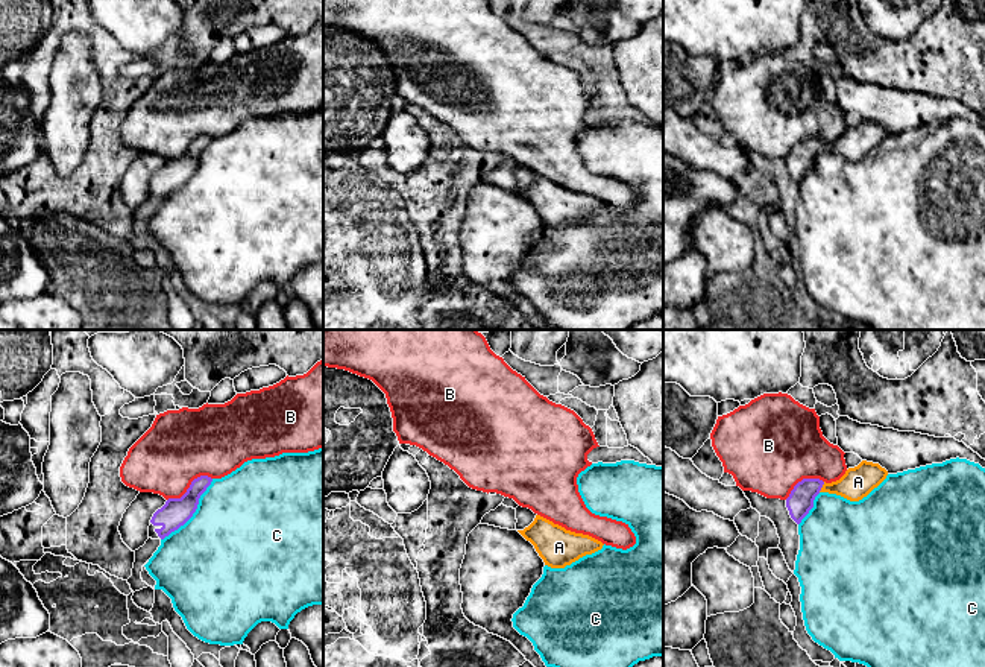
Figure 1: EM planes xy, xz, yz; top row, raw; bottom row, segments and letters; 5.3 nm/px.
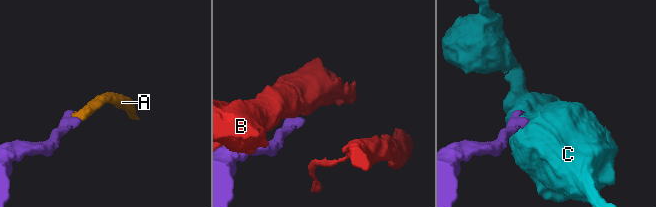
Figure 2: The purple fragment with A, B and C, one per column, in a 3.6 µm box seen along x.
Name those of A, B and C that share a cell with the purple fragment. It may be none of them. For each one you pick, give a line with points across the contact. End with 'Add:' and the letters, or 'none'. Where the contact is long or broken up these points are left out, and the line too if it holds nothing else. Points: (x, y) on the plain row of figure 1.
A: Path across: yz (800, 160), (814, 146), (821, 146), (850, 146), (858, 142)
Add: A

